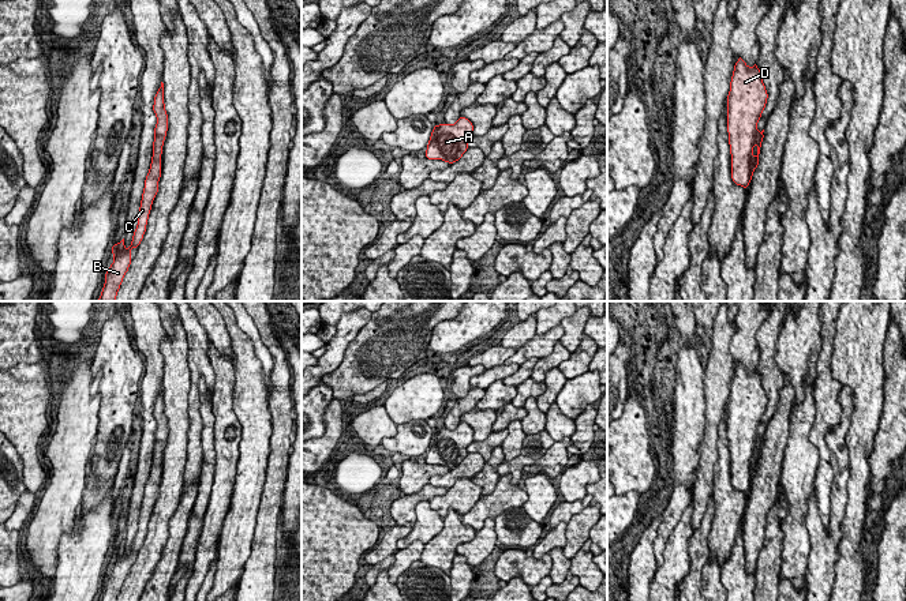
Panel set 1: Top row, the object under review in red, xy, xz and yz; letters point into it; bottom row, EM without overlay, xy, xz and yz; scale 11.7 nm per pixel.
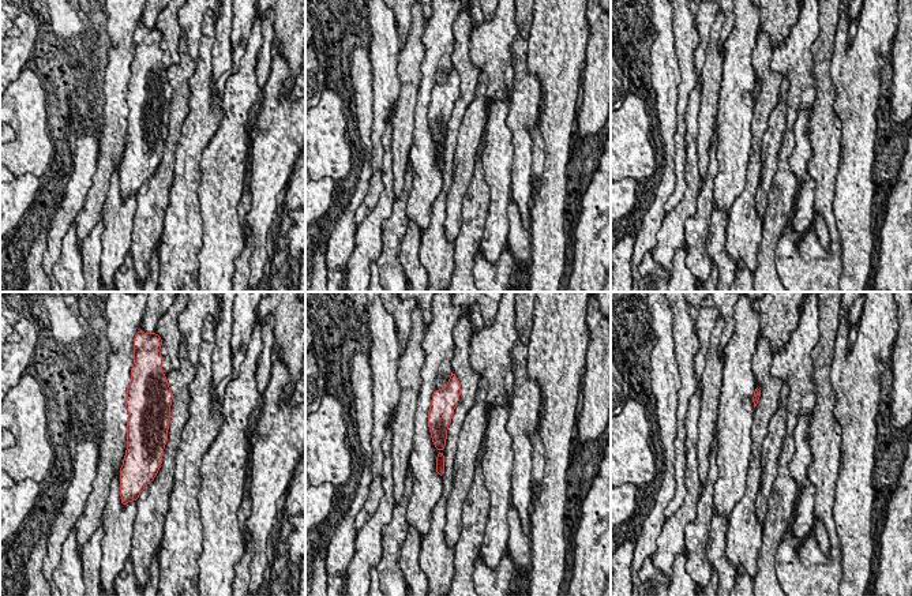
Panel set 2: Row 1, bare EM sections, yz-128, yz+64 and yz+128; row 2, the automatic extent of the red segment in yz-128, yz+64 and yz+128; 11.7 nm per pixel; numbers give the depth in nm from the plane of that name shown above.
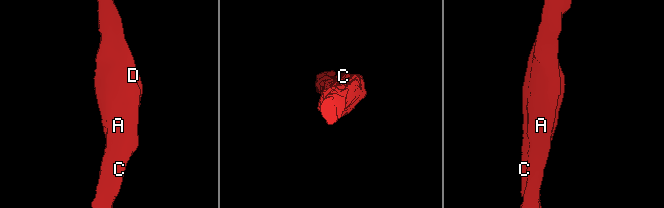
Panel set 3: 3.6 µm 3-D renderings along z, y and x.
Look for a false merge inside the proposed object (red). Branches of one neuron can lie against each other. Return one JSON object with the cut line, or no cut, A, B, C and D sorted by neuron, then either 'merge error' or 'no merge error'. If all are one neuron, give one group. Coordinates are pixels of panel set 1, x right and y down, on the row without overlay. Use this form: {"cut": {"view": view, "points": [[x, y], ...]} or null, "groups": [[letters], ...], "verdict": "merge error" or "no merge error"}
{"cut": null, "groups": [["A", "B", "C", "D"]], "verdict": "no merge error"}

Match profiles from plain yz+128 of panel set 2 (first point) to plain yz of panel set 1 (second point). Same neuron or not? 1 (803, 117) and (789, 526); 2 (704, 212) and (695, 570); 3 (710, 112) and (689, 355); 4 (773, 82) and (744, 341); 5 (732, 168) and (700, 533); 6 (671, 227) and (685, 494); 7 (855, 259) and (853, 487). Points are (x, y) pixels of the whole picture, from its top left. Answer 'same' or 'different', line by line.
1: same
2: same
3: different
4: different
5: different
6: different
7: same

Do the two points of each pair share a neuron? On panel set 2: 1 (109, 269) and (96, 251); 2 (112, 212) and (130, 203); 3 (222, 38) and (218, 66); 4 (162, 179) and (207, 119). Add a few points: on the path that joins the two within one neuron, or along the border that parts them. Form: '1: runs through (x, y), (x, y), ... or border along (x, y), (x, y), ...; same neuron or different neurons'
1: border along (104, 227), (100, 276); different neurons
2: runs through (116, 212), (122, 212), (126, 207); same neuron
3: runs through (222, 45), (221, 59); same neuron
4: border along (181, 132), (177, 141), (175, 179), (168, 195); different neurons

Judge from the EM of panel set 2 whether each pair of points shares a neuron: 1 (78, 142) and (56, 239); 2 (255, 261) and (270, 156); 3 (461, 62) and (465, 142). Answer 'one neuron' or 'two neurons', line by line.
1: one neuron
2: one neuron
3: two neurons

